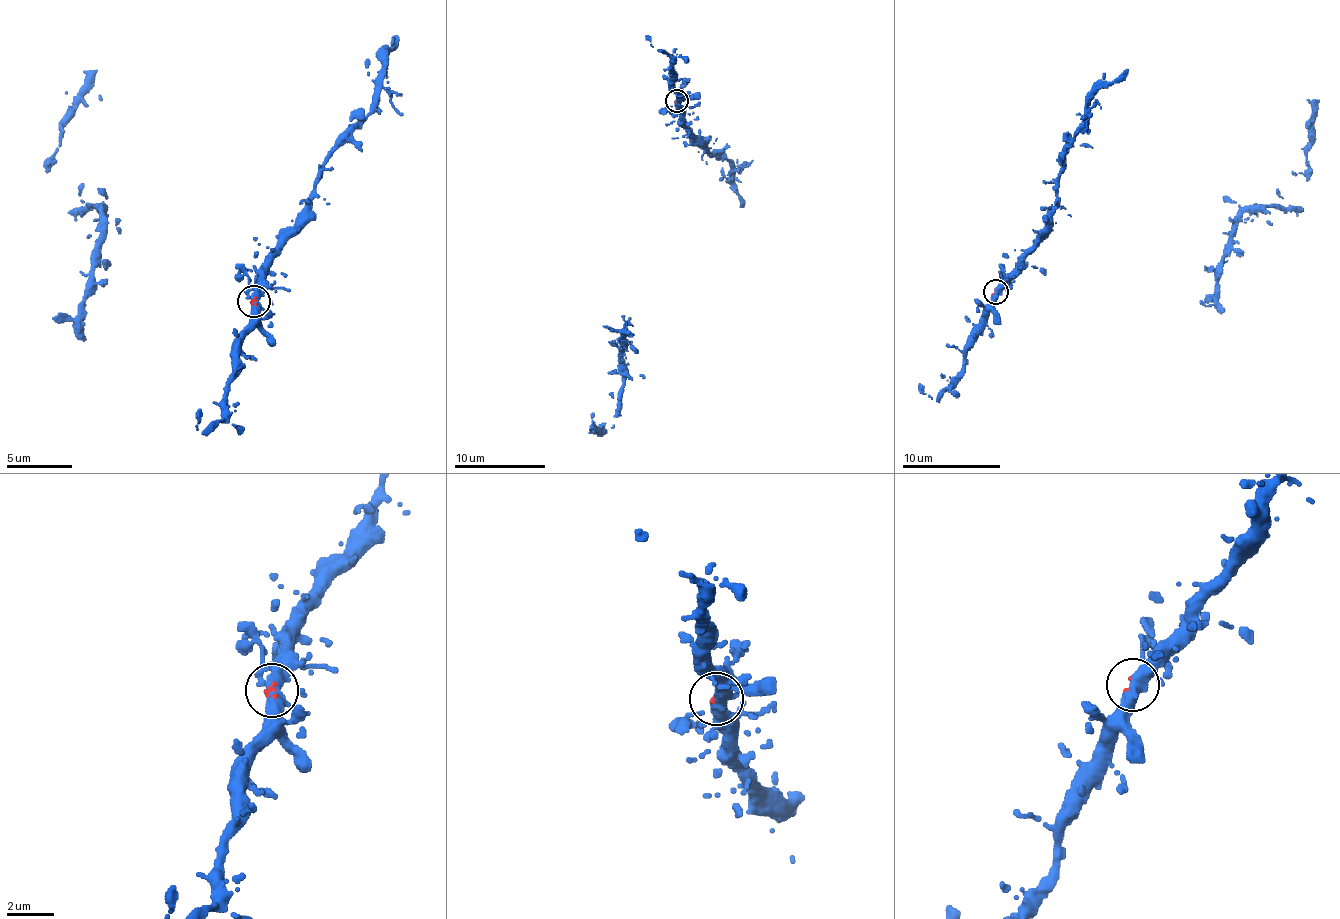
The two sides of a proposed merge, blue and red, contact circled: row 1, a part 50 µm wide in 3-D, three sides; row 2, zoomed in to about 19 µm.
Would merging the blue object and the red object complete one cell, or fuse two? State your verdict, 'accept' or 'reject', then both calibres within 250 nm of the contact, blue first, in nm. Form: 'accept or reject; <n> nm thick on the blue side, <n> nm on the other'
reject; 500 nm thick on the blue side, 190 nm on the other

